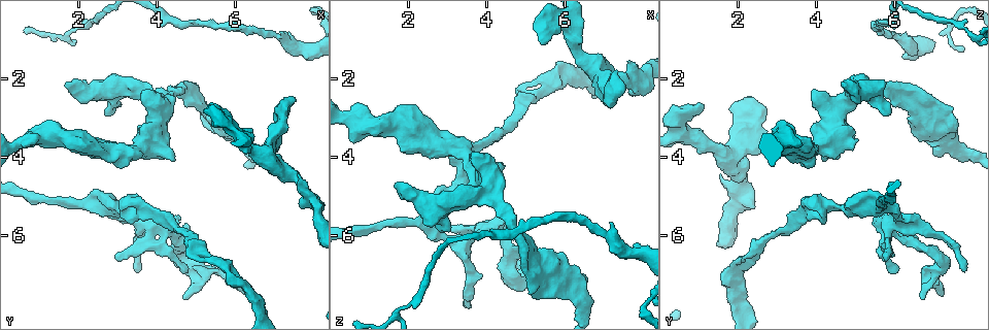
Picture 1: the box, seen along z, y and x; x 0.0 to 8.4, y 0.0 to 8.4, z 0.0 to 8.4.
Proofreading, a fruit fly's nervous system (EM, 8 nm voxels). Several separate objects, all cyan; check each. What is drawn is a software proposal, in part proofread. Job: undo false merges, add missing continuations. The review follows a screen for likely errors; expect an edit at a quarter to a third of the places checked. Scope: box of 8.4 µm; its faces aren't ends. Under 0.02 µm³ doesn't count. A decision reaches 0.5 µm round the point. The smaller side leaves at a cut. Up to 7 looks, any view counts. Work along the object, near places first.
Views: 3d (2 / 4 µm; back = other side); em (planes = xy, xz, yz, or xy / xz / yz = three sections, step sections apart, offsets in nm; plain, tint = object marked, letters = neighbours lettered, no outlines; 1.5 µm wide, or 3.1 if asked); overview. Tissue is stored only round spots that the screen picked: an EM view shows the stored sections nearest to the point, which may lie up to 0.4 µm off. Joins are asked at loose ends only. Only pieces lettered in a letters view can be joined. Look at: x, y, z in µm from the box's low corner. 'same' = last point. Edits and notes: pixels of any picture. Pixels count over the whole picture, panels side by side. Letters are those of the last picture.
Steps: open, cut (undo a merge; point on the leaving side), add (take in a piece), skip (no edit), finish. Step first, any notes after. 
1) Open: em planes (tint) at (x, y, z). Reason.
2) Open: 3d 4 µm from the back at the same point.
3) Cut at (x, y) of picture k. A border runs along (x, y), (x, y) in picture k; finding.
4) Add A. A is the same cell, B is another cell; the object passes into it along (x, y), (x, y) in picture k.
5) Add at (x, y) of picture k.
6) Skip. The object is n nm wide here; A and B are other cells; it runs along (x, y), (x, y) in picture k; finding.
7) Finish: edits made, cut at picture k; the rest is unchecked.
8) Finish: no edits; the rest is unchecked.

Open: em yz step 4 (letters) at (4.20, 2.65, 4.75).

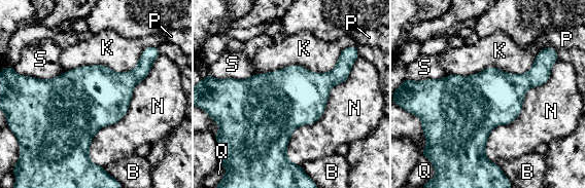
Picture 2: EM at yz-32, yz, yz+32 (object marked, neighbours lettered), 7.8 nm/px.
Skip. The longest contact is with N, 900 nm; B, K, N, P, Q and S are other cells; a border runs along (540, 49), (523, 73), (449, 75) in picture 2; all the same neuron.

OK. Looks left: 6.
Open: 3d 4 µm at (7.15, 0.90, 6.05). Sudden change in width.

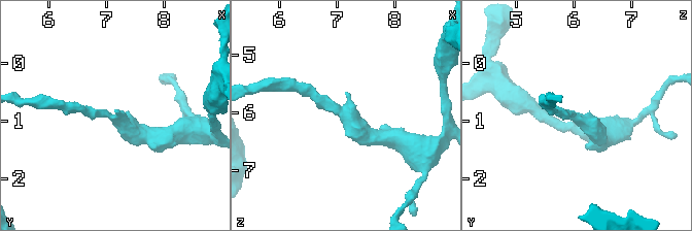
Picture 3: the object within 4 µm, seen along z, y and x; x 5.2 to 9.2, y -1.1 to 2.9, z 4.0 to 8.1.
Open: em yz step 8 (tint) at (7.20, 0.95, 6.10).

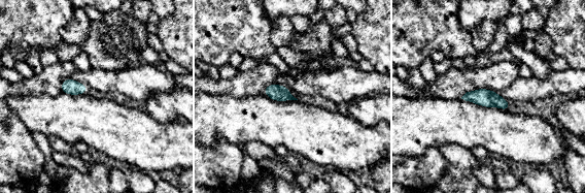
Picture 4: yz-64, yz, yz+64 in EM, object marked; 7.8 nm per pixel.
Open: em yz step 8 (letters) at the same point. See the neighbours.

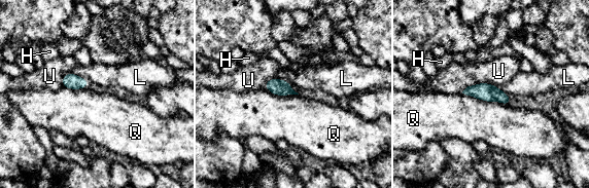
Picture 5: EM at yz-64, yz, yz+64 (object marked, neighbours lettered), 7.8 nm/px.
Skip. The object is 60 nm wide here; H, L, Q and U are other cells; a border runs along (496, 85), (476, 83), (461, 91) in picture 5; all the same neuron.

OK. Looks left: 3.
Open: 3d 4 µm at (3.50, 6.95, 7.85).

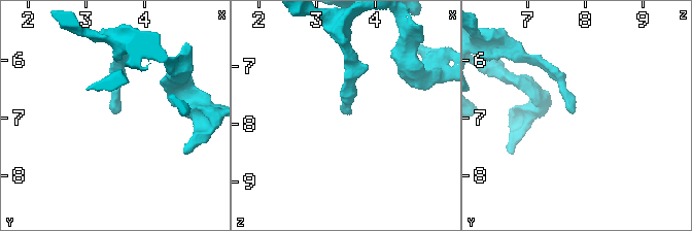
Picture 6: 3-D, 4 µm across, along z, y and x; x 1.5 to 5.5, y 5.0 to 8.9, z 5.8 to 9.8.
Open: em xy step 8 (letters) at (3.55, 6.85, 7.80).

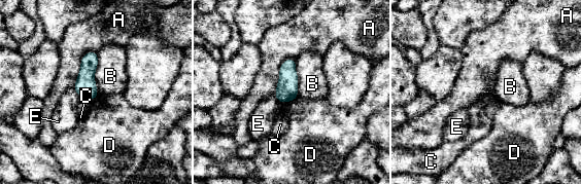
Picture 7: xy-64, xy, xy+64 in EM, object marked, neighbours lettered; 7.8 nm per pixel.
Open: em planes (letters) at the same point. Cut it another way.

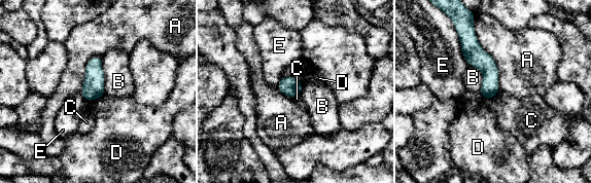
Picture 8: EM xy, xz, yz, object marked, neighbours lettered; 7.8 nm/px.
Skip. A, B, C, D and E are other cells; a border runs along (99, 98), (85, 101) in picture 8; no lettered piece goes on from it.

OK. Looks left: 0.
Finish: no edits; the rest is unchecked.

